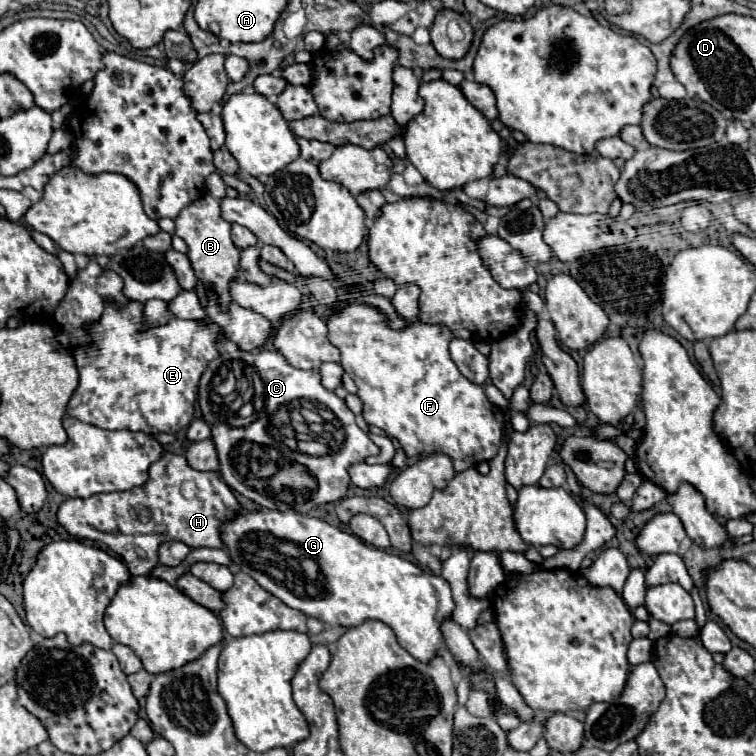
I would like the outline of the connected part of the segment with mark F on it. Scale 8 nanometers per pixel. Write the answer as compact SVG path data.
M349 296L345 306L331 312L327 318L327 330L329 342L341 352L341 366L359 388L357 396L363 402L365 422L399 440L409 458L443 452L451 458L455 472L463 472L477 466L479 462L491 460L497 454L505 430L505 414L499 406L489 402L483 386L467 380L451 360L449 342L453 334L447 330L447 326L425 324L417 318L403 326L403 330L391 330L381 310L375 310L375 306L367 306L367 302L359 302Z

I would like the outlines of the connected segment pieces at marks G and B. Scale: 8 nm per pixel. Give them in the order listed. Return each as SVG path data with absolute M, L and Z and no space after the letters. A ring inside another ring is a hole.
M253 510L221 522L219 534L233 568L247 572L259 586L287 606L345 628L363 620L381 620L393 628L399 644L417 660L429 662L443 650L439 624L453 612L451 586L443 576L423 572L397 554L367 546L343 528L295 510Z
M205 194L203 198L195 200L191 206L183 208L179 216L175 218L175 234L185 240L187 244L187 256L193 264L195 276L197 276L197 288L195 294L199 296L199 302L203 308L209 304L209 292L217 296L217 302L227 308L231 298L231 278L239 276L239 248L231 240L231 224L221 218L219 212L219 200L211 198L211 194Z

